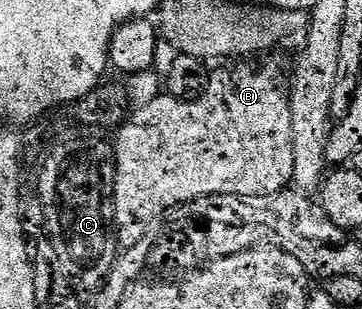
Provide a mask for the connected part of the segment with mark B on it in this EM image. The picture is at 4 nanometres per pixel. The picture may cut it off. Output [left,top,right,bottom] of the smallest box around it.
[116,66,294,247]

